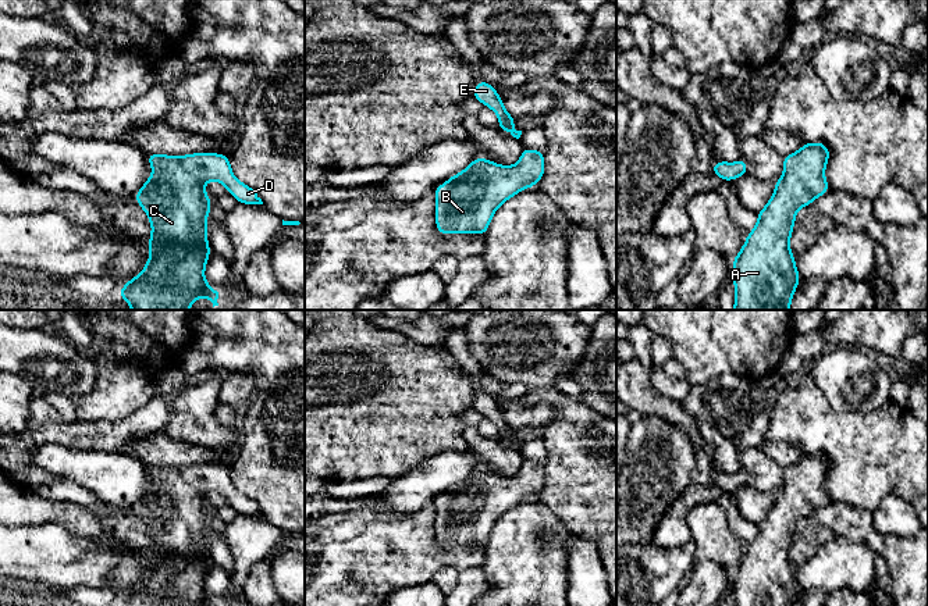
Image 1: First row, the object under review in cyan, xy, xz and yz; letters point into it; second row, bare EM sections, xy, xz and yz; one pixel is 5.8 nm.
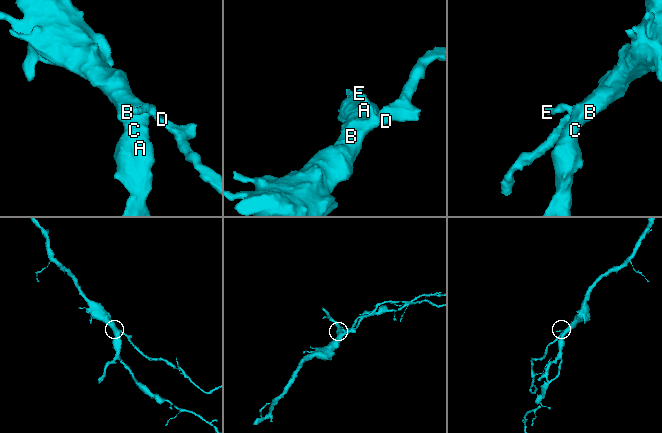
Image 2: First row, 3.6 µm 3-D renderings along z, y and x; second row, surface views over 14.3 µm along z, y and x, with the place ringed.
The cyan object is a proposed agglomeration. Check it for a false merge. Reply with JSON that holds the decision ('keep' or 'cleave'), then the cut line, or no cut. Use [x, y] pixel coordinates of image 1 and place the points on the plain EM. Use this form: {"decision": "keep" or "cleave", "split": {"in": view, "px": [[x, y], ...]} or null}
{"decision": "keep", "split": null}

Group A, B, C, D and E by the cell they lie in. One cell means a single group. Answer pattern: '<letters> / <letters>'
A B C D E

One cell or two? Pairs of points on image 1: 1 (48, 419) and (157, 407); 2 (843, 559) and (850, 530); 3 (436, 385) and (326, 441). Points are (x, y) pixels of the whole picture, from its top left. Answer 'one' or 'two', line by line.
1: one
2: two
3: one

